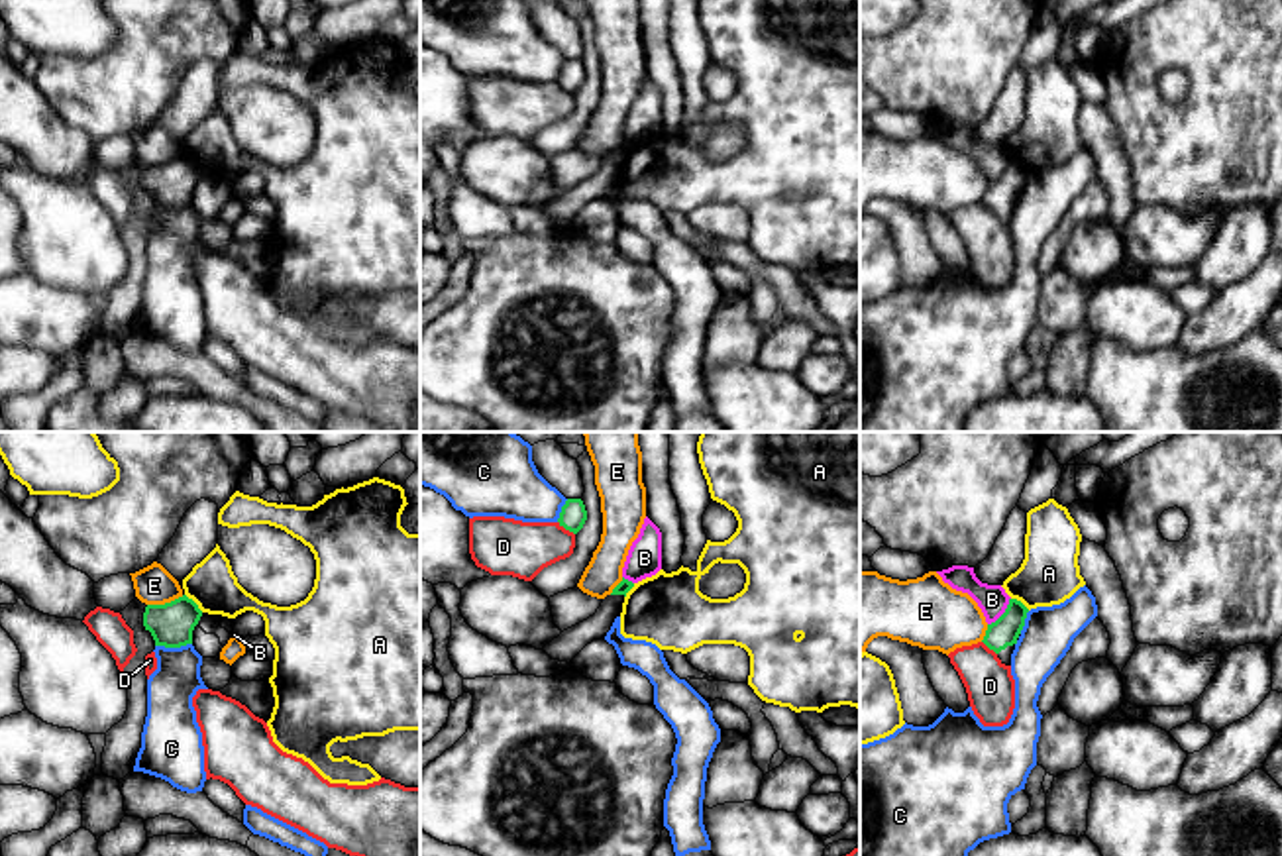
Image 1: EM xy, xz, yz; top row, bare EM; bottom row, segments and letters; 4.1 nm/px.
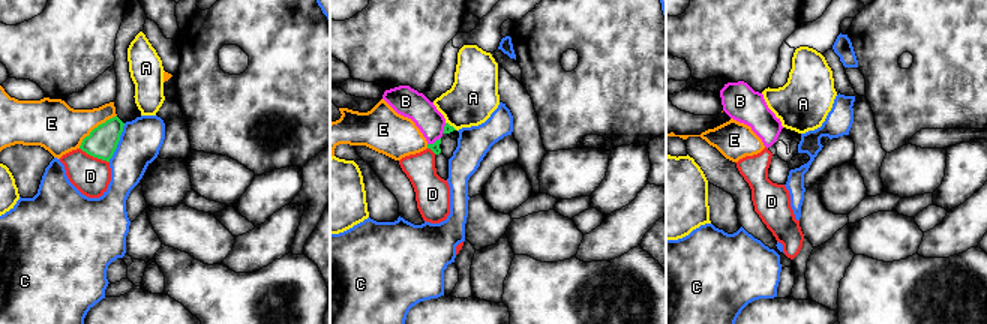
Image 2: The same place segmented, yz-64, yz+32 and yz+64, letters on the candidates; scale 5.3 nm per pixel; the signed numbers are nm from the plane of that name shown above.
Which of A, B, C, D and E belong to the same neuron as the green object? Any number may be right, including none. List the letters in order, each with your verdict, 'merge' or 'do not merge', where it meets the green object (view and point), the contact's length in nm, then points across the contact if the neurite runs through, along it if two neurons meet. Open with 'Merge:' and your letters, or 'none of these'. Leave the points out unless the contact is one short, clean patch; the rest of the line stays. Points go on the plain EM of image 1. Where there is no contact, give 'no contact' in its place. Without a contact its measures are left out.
Merge: none of these
A: do not merge; contact xy (195, 163); length 110 nm; border xy (185, 154), (203, 171)
B: do not merge; contact yz (1004, 173); length 150 nm; border yz (1010, 158), (1004, 171), (988, 185)
C: do not merge; contact xy (173, 207); length 150 nm
D: do not merge; contact xz (566, 89); length 90 nm; border xz (558, 81), (574, 95)
E: do not merge; contact xy (165, 163); length 160 nm; border xy (183, 156), (148, 165)

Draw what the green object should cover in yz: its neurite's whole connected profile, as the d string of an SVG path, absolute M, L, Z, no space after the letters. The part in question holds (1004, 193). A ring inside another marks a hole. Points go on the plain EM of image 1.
M1009 159L1005 173L995 183L988 185L982 202L993 210L1005 226L1011 226L1011 214L1025 187L1027 173L1029 169L1021 161Z

